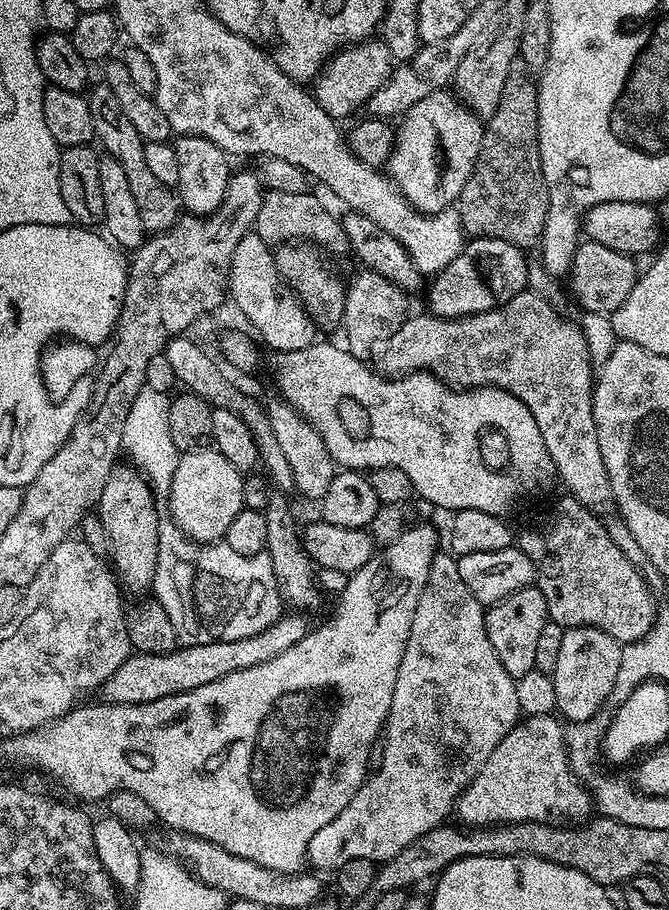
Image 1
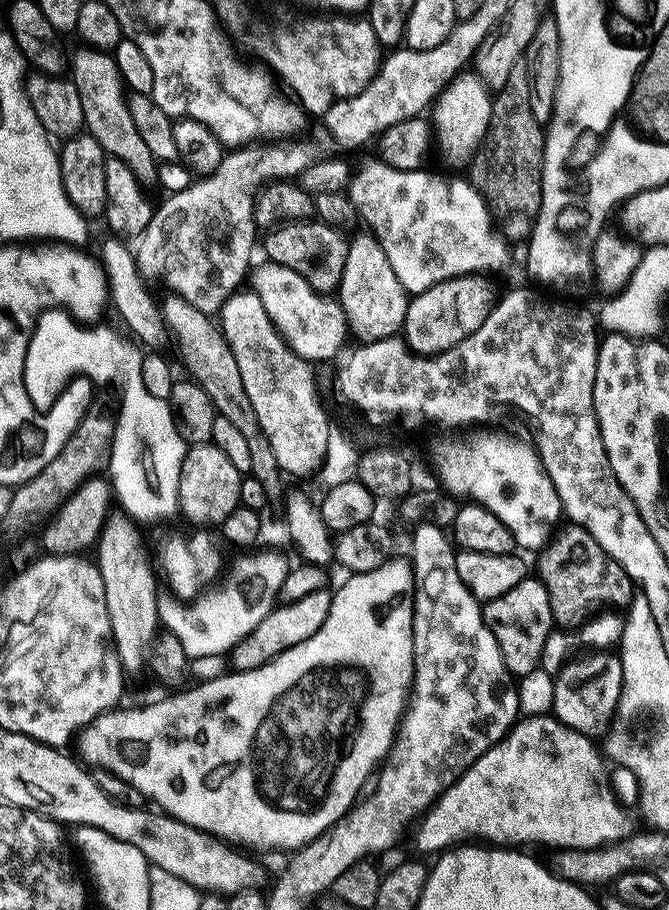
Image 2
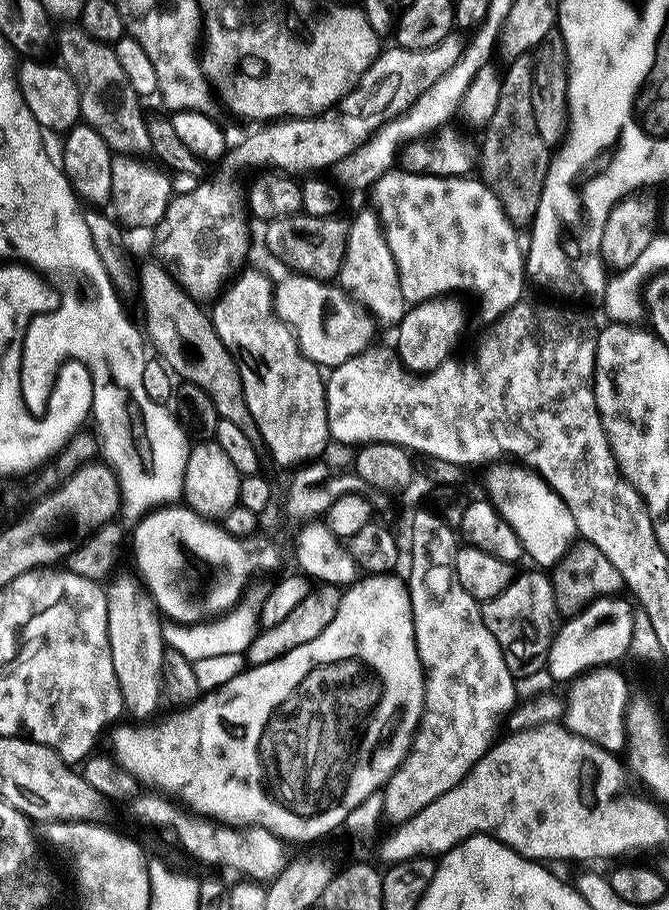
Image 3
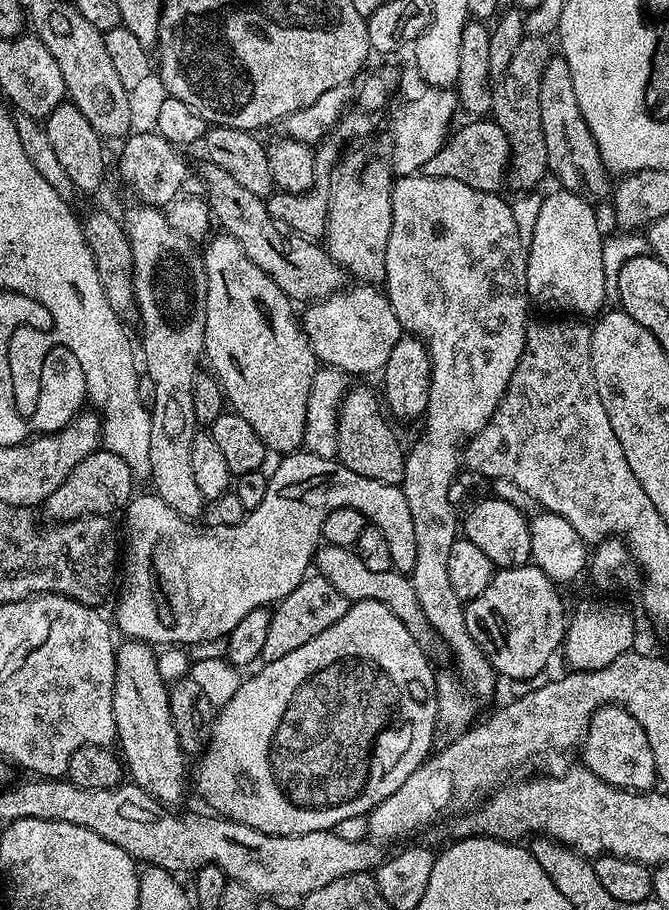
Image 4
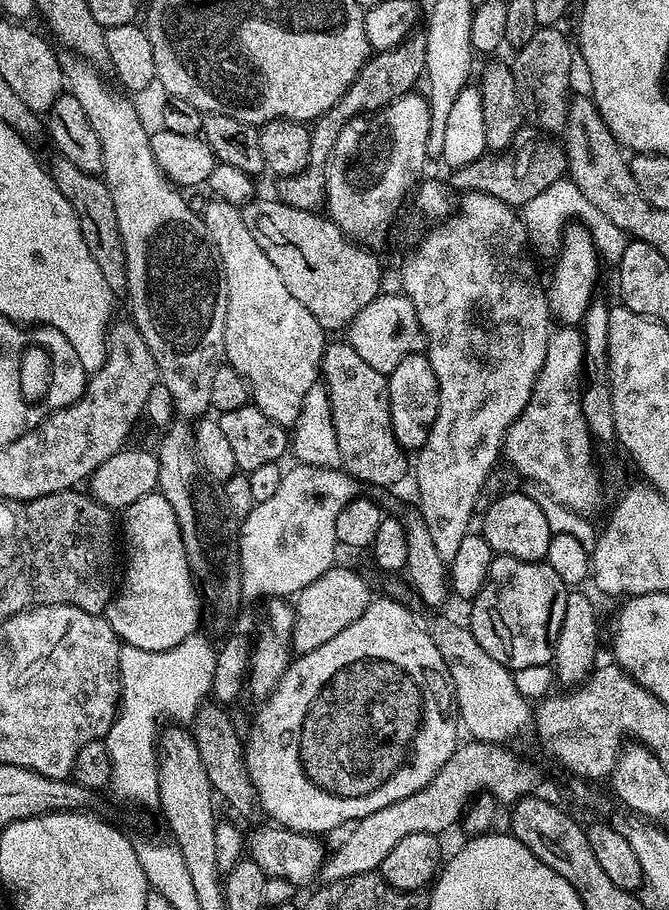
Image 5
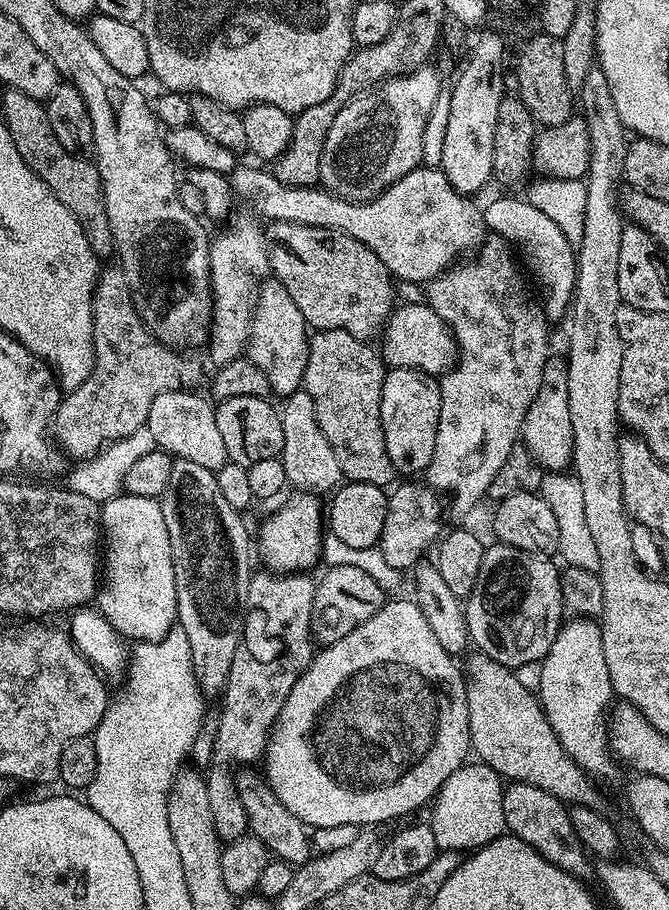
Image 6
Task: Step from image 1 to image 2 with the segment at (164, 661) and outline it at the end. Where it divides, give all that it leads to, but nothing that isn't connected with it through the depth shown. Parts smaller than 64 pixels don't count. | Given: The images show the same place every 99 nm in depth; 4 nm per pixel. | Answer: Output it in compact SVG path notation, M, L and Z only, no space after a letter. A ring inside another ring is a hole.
M327 587L314 590L297 600L281 603L268 612L266 618L262 618L262 622L254 626L254 630L250 630L238 643L231 645L231 667L238 672L254 670L258 666L270 663L278 654L298 646L298 642L306 642L306 638L314 635L322 626L322 622L326 622L331 606L332 592Z

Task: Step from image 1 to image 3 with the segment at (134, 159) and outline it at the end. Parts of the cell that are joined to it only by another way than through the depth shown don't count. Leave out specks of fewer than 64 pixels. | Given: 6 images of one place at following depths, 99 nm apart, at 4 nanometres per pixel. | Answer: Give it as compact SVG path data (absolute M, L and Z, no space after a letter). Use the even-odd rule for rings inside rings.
M64 26L55 37L55 47L60 47L59 63L74 78L80 99L80 118L89 124L108 143L116 154L151 153L148 120L140 113L141 97L126 82L126 73L118 63L116 49L111 44L98 42L79 26Z

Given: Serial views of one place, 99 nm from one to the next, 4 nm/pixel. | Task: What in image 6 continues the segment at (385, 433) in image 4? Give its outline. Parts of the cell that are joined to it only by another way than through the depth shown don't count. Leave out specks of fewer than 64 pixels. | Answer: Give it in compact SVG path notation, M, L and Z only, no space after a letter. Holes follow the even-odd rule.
M316 330L311 333L302 390L310 394L314 402L316 421L322 434L326 434L326 441L330 442L330 450L334 450L340 476L345 481L370 482L379 488L391 485L398 476L390 462L386 438L382 434L382 382L385 371L386 365L379 351L369 341L360 340L346 330Z

